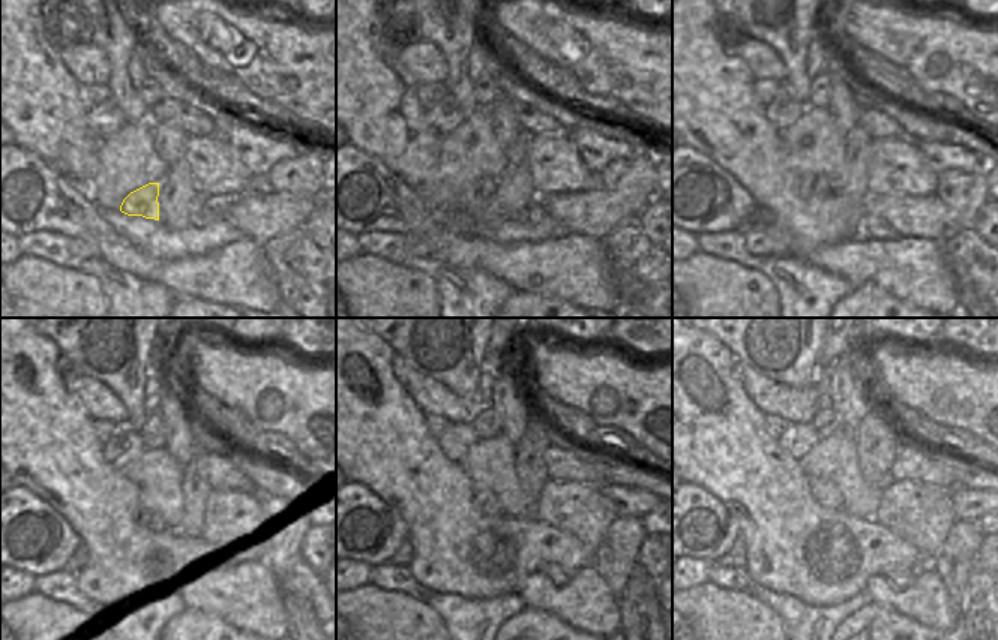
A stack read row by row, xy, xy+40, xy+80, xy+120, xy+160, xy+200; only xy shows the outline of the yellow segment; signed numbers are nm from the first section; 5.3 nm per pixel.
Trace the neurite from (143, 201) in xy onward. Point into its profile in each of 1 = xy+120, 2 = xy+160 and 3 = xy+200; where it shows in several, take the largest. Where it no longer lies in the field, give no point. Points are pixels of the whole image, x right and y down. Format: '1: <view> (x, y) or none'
1: xy+120 (149, 519)
2: xy+160 (485, 501)
3: xy+200 (824, 492)

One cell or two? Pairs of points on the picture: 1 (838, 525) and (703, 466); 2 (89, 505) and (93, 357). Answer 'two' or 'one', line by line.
1: one
2: two

